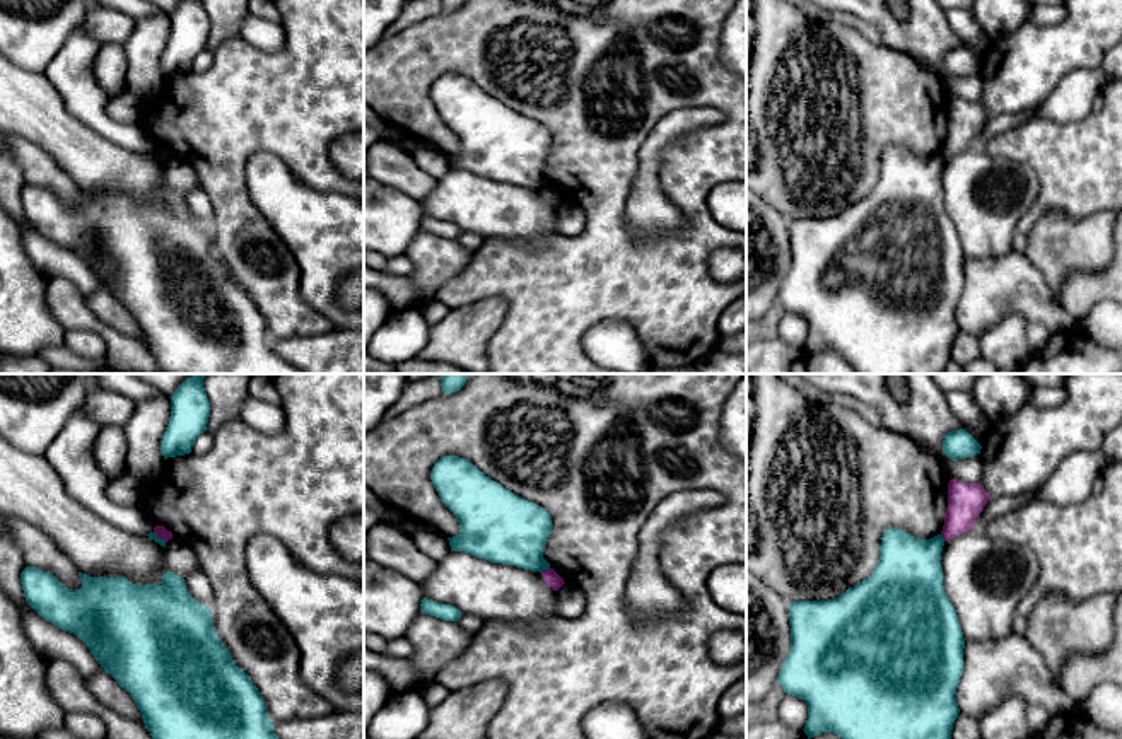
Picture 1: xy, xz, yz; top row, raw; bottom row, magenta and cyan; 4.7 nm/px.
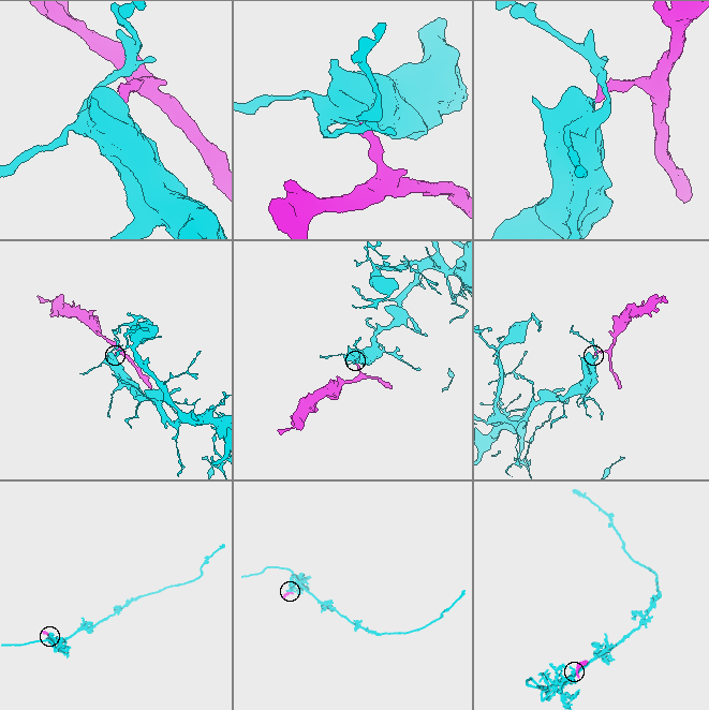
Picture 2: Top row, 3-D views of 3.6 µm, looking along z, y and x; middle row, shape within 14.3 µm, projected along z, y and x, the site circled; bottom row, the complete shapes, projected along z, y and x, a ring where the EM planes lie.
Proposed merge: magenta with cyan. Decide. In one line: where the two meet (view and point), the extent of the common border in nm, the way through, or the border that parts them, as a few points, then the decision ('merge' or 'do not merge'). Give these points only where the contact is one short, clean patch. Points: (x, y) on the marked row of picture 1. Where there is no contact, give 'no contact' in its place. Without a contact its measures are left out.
meets magenta in xz at (543, 570); contact 50 nm long; border along xz (549, 567), (540, 572); do not merge

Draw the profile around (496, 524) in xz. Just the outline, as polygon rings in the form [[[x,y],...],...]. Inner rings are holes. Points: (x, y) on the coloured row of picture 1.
[[[442,456],[430,480],[459,522],[459,534],[447,538],[451,551],[533,572],[550,568],[543,548],[553,524],[545,509],[514,495],[459,456]]]

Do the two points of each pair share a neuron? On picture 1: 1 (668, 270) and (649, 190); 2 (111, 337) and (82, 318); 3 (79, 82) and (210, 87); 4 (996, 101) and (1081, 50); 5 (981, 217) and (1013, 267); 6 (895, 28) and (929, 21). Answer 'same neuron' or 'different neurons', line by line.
1: different neurons
2: same neuron
3: different neurons
4: same neuron
5: different neurons
6: same neuron

